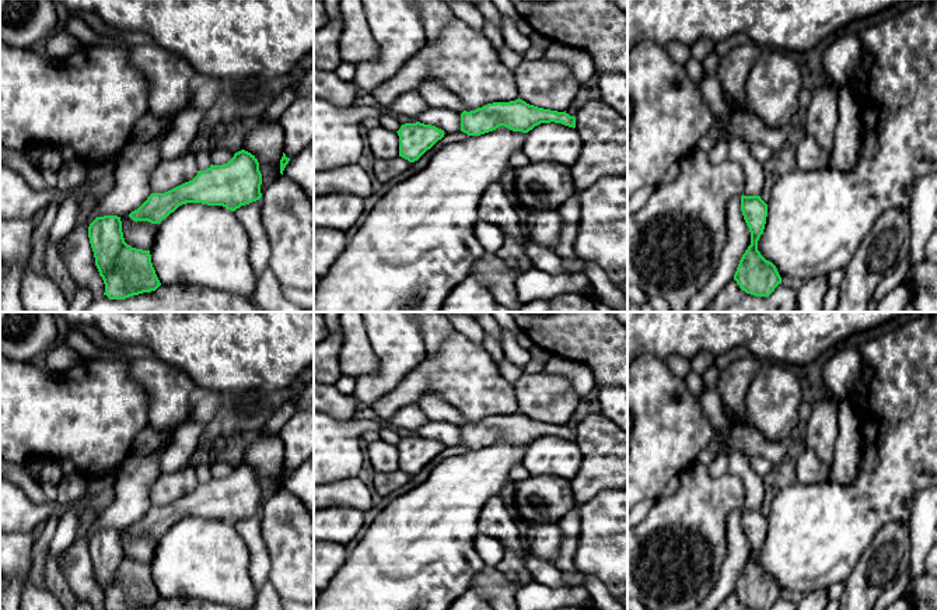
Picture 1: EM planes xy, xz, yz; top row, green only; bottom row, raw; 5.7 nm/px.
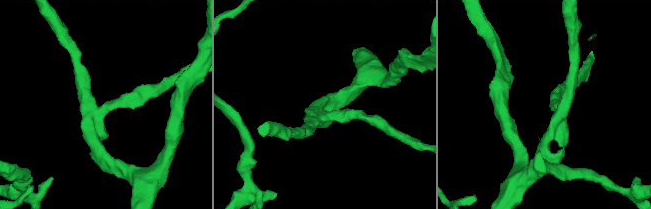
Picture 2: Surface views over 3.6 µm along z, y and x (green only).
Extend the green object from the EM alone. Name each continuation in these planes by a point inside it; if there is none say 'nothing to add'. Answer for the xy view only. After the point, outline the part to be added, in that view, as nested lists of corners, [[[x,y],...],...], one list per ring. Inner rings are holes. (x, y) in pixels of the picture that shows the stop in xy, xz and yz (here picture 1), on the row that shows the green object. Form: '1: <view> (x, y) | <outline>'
nothing to add

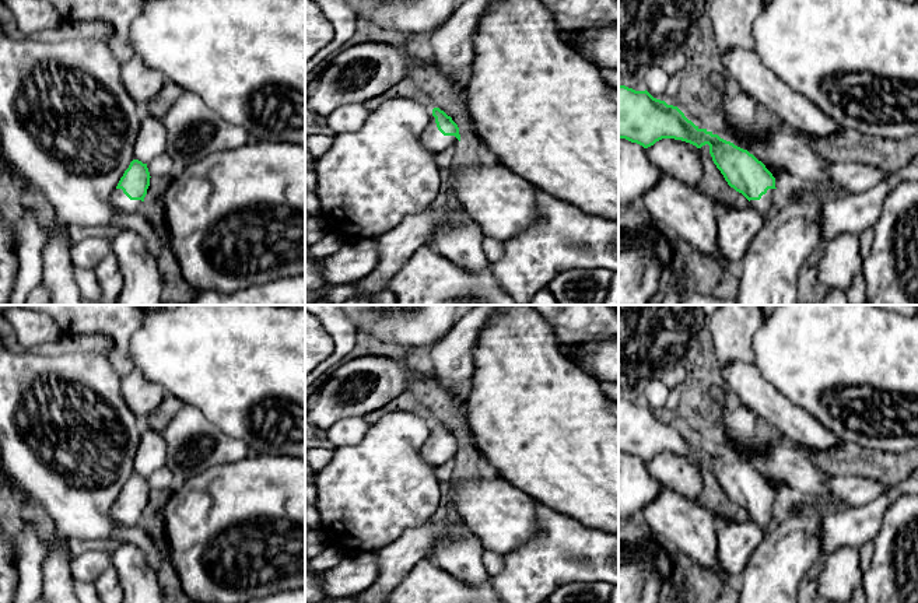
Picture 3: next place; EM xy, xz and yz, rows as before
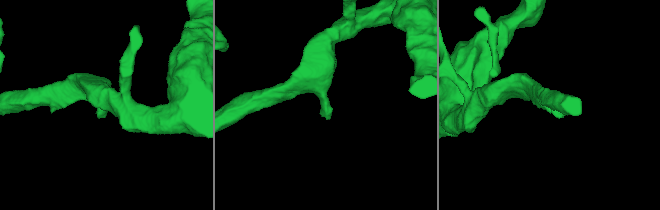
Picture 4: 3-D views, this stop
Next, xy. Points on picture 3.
1: xy (119, 202) | [[[115,189],[111,194],[111,206],[115,211],[137,213],[143,211],[146,204],[141,200],[130,200],[122,189]]]

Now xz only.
1: xz (433, 140) | [[[432,116],[430,125],[424,130],[421,136],[421,146],[432,152],[439,154],[446,150],[458,150],[462,144],[455,136],[444,136],[435,123],[435,118]]]

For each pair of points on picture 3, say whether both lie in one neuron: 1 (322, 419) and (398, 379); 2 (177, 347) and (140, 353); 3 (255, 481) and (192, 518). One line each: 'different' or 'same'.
1: same
2: same
3: same

